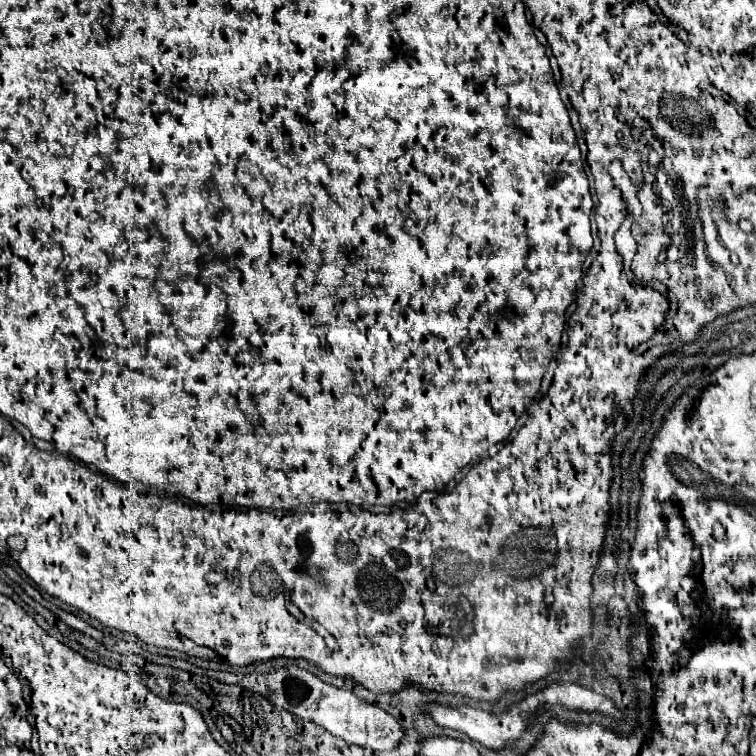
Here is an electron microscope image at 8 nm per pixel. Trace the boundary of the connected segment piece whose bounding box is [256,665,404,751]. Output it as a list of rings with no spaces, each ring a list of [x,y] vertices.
[[[292,665],[282,671],[274,671],[270,675],[262,675],[260,683],[256,685],[258,685],[258,693],[264,695],[276,707],[286,709],[300,719],[322,725],[326,731],[344,739],[346,743],[372,749],[372,751],[392,751],[400,745],[404,737],[404,727],[390,713],[358,699],[352,691],[344,691],[324,683],[322,679],[318,679],[306,669]]]

